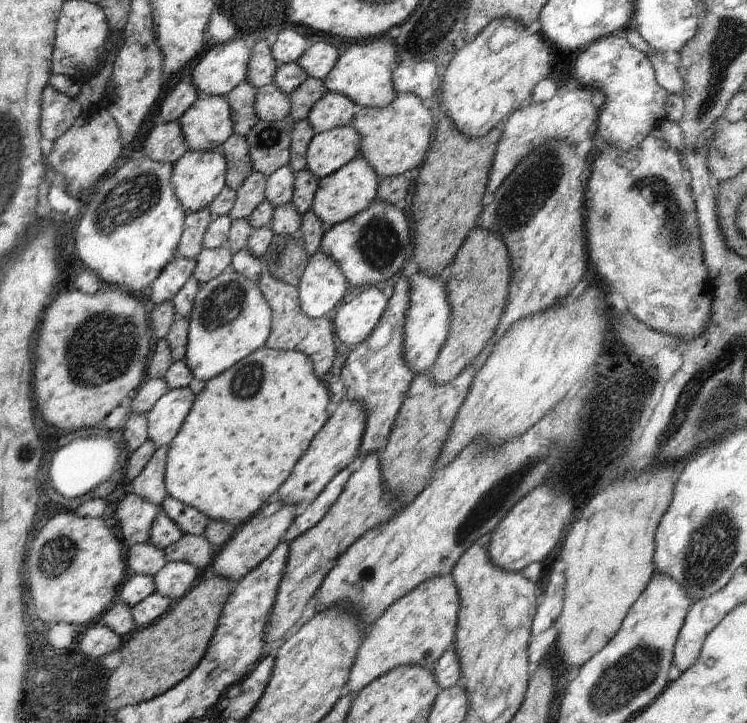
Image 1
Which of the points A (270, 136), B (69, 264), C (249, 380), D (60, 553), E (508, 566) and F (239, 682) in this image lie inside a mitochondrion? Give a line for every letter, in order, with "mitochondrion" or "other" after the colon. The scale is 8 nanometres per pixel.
A: mitochondrion
B: other
C: mitochondrion
D: mitochondrion
E: other
F: other

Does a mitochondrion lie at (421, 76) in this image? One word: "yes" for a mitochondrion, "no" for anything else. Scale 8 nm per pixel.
no

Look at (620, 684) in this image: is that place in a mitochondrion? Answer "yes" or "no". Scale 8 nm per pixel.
yes

